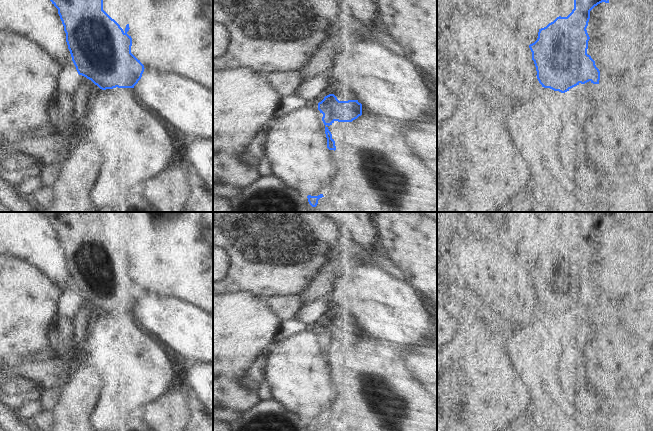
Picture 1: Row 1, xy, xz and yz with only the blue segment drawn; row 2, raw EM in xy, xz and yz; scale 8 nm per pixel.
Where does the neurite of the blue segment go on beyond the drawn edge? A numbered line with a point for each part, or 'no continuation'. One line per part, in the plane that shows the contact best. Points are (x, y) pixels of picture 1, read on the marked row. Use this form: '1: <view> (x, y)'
no continuation

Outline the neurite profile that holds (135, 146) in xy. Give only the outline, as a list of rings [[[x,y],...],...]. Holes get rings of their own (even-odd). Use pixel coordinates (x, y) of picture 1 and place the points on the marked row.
[[[133,88],[100,89],[90,98],[87,115],[80,120],[80,136],[92,142],[102,158],[91,190],[97,209],[129,206],[136,191],[166,170],[173,160],[171,134],[153,112],[136,97]]]

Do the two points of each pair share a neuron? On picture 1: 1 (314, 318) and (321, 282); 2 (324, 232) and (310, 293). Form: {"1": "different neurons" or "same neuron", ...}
{"1": "different neurons", "2": "different neurons"}

